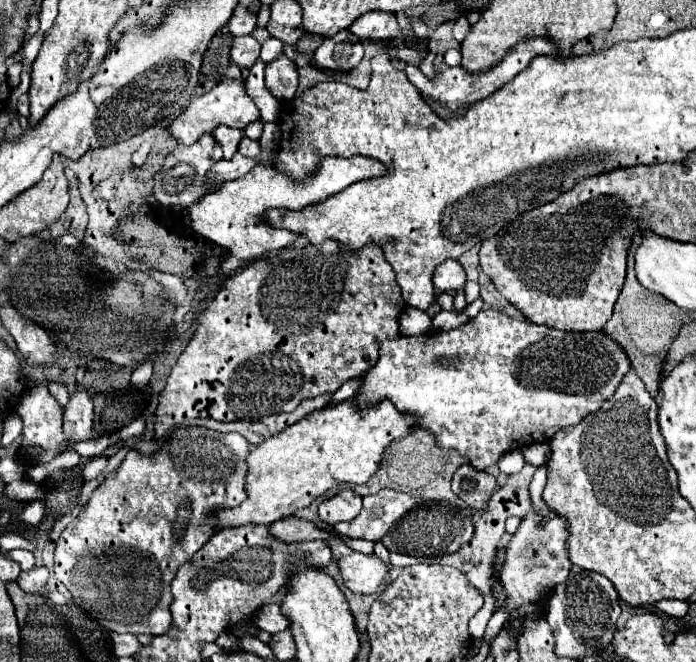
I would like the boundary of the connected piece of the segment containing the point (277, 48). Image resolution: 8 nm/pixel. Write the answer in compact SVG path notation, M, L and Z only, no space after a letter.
M270 37L270 39L266 39L266 41L262 43L262 53L260 53L262 61L274 61L274 59L278 59L278 55L282 55L282 53L284 53L284 45L282 45L278 39Z

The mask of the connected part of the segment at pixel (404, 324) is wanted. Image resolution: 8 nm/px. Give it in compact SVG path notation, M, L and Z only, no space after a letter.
M406 307L400 315L400 333L402 335L424 335L430 331L430 327L432 327L432 319L420 309Z

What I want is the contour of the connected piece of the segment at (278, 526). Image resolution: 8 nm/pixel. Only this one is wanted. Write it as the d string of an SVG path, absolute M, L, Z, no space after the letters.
M286 517L282 521L272 523L270 531L272 531L272 535L276 539L282 539L286 543L292 543L292 541L310 541L310 539L328 539L328 537L340 539L332 531L322 531L314 523L302 521L302 519L296 519L296 517Z

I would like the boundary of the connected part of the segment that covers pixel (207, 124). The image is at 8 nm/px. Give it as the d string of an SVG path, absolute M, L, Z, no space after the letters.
M224 79L212 91L192 99L192 103L168 125L168 131L178 141L178 145L192 145L202 135L212 133L214 127L218 127L218 125L226 125L226 127L234 127L234 129L244 129L248 123L256 121L258 117L260 117L260 111L256 107L256 103L244 93L244 83L242 81Z

